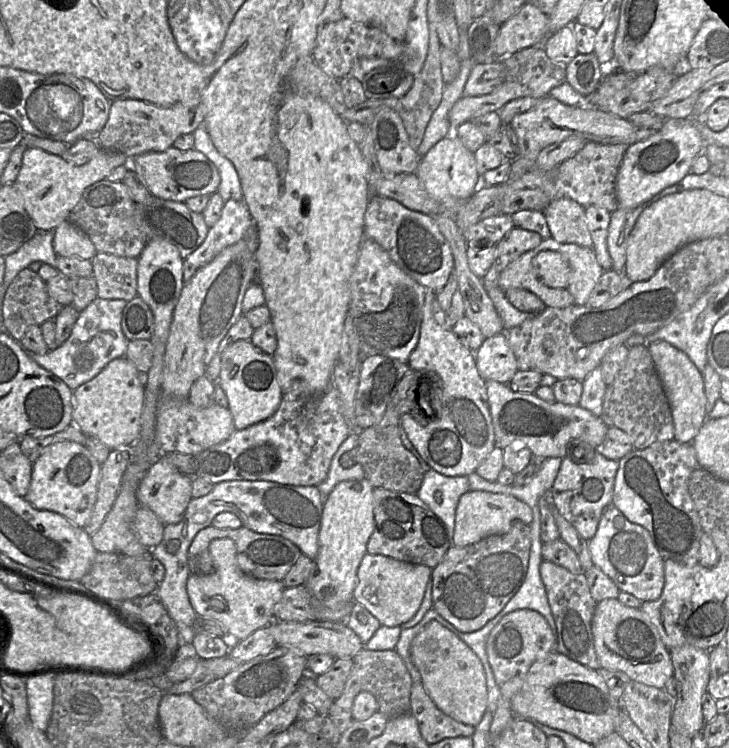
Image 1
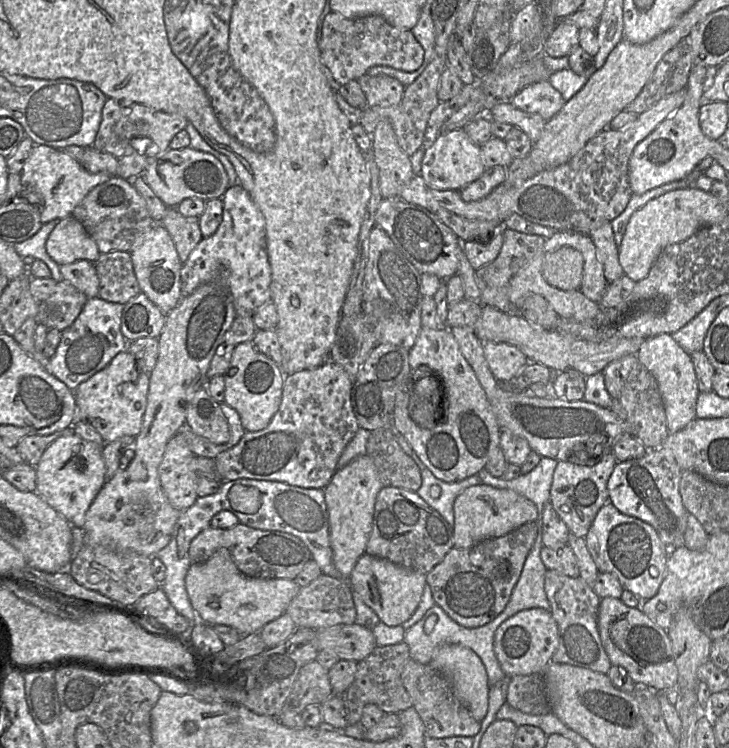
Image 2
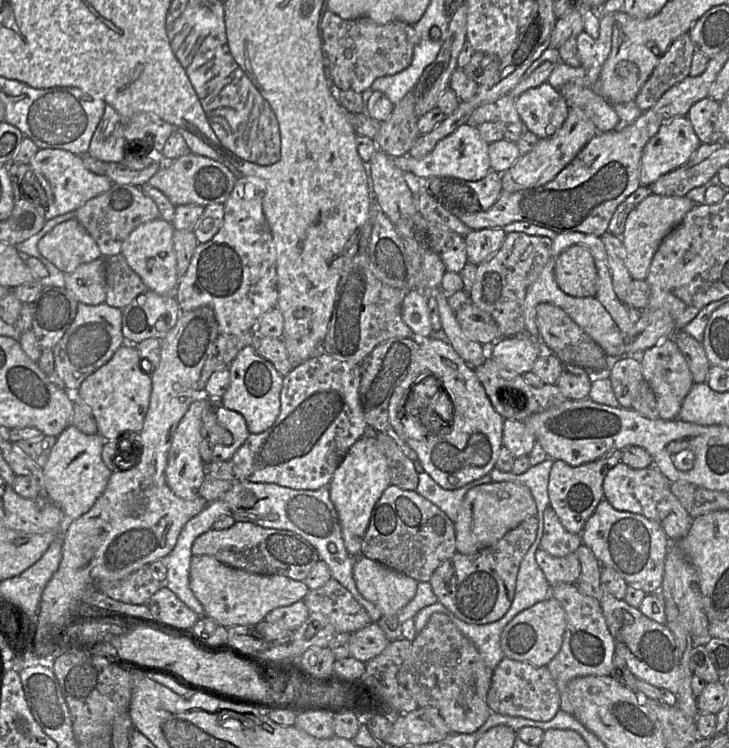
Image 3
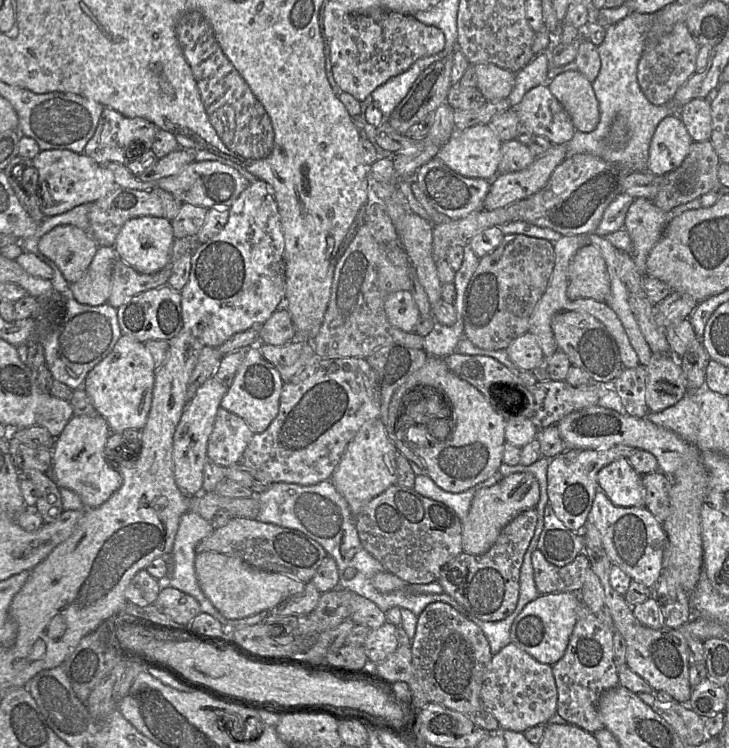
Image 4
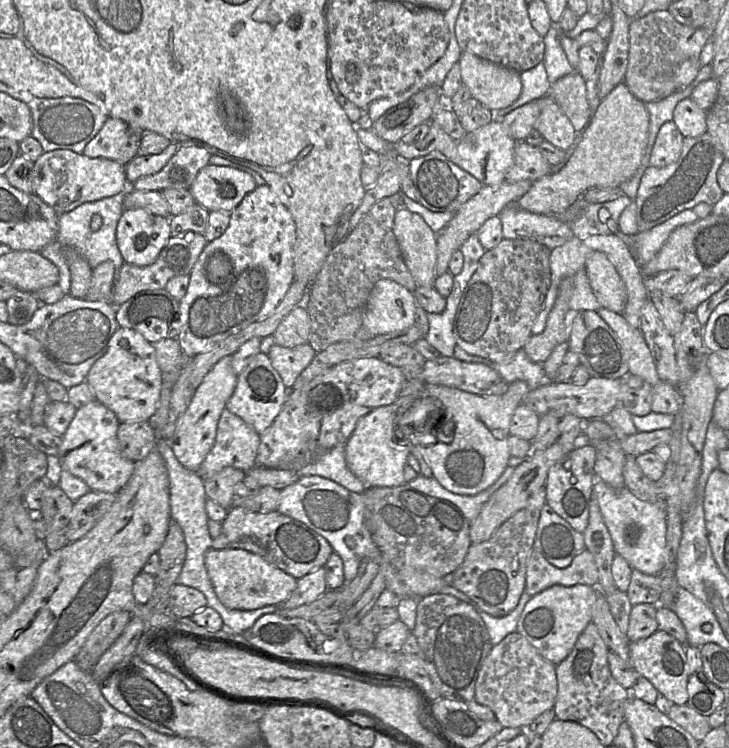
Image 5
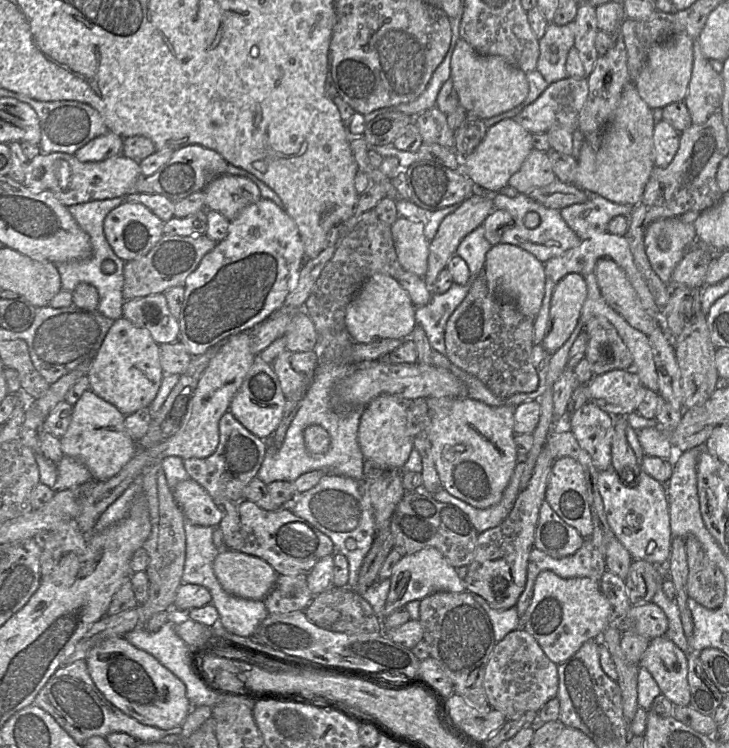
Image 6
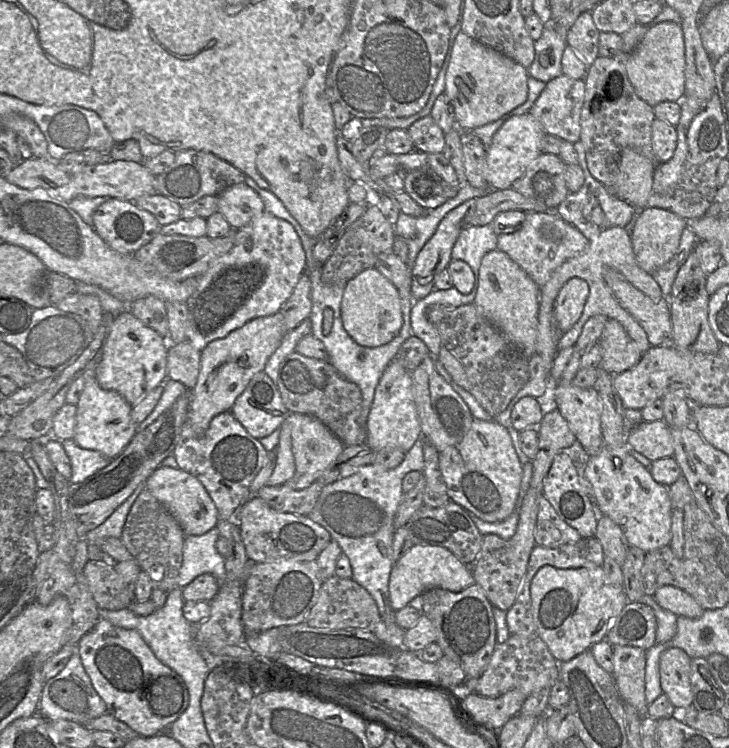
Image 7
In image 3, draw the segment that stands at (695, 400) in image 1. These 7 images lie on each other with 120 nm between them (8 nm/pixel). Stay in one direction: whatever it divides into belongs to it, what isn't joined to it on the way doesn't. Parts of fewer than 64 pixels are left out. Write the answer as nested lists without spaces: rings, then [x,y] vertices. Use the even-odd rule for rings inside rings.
[[[672,336],[638,355],[643,378],[655,393],[659,418],[674,420],[678,417],[683,400],[694,384],[687,361]]]

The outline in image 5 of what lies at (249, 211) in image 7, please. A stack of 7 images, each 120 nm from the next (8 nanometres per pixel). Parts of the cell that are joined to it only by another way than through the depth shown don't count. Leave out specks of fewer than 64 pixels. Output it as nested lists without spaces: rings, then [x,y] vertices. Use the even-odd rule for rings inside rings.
[[[208,164],[198,172],[188,190],[195,203],[208,211],[232,212],[256,186],[253,177],[245,172]]]

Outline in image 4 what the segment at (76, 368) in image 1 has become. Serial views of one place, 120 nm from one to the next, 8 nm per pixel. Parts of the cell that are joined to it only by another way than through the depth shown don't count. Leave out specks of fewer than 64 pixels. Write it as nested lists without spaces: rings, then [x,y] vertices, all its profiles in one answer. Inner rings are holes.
[[[71,295],[69,296],[64,320],[47,335],[43,342],[45,365],[54,380],[66,384],[72,390],[82,388],[88,372],[113,350],[122,336],[117,310],[109,303],[90,306],[81,304]]]

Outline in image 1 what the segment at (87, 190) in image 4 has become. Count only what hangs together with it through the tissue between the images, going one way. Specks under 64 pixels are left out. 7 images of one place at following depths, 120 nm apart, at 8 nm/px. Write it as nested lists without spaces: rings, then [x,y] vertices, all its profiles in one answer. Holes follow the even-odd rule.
[[[27,147],[22,166],[14,182],[20,192],[26,211],[39,232],[54,231],[79,202],[85,189],[106,177],[118,166],[128,165],[131,160],[122,153],[100,149],[88,163],[76,166],[60,155],[35,147]]]

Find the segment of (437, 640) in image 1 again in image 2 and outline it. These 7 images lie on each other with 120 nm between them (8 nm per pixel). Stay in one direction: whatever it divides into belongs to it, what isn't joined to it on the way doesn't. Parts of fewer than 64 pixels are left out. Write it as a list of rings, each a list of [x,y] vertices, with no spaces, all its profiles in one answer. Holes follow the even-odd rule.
[[[444,645],[430,664],[447,677],[455,696],[481,722],[488,709],[489,682],[478,655],[462,645]]]

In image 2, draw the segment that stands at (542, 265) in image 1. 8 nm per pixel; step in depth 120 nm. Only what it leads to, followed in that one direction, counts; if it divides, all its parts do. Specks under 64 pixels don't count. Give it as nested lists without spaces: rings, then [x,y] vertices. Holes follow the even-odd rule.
[[[561,247],[546,254],[542,275],[547,283],[555,288],[563,291],[579,290],[583,267],[583,256],[578,250]]]

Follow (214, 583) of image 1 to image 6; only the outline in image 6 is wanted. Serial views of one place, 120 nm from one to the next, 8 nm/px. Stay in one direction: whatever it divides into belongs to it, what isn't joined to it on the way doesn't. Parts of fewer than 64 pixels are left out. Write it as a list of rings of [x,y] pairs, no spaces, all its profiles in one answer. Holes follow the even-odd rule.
[[[230,549],[218,553],[213,570],[226,592],[256,601],[263,601],[267,597],[279,576],[264,560]]]

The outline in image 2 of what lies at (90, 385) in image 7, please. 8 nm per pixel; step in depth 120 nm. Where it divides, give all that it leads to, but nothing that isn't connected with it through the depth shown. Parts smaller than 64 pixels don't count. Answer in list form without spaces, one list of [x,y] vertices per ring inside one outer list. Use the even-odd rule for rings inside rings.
[[[76,434],[59,437],[44,451],[35,470],[36,493],[72,527],[82,528],[87,510],[105,484],[102,446]]]

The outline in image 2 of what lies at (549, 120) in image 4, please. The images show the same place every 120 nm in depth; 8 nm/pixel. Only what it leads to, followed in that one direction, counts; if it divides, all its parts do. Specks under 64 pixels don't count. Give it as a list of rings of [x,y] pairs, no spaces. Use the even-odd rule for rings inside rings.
[[[542,80],[522,89],[511,103],[523,112],[539,114],[547,122],[562,109],[565,101],[548,80]]]

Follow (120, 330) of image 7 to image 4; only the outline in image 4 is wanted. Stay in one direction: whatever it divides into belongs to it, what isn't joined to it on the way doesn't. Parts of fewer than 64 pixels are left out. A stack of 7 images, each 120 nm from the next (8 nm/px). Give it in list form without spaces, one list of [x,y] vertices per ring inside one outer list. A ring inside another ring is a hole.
[[[122,334],[113,350],[88,372],[82,388],[96,412],[106,420],[111,433],[126,429],[141,431],[150,412],[155,375],[154,361],[145,344]]]

